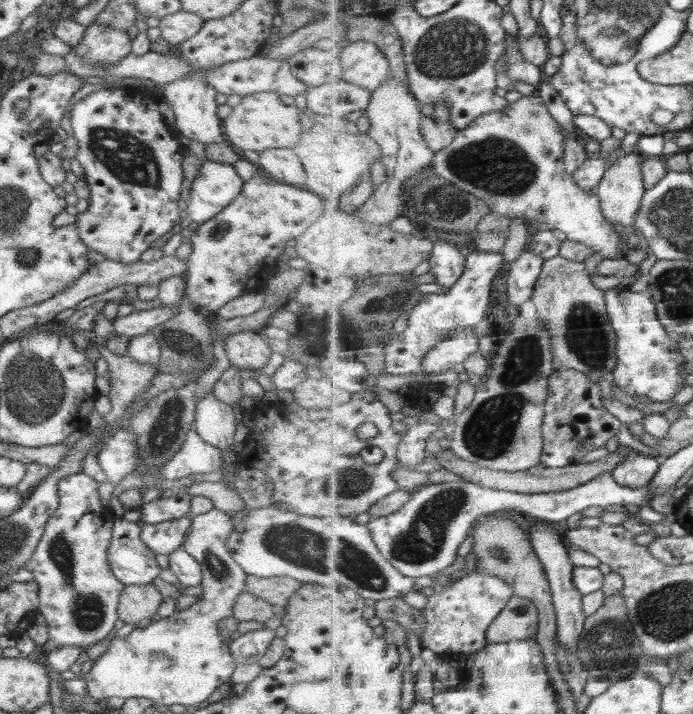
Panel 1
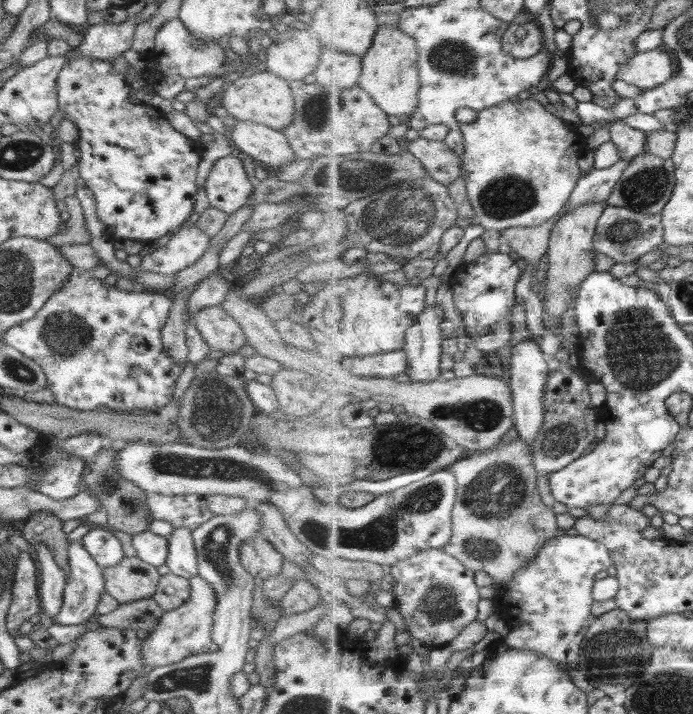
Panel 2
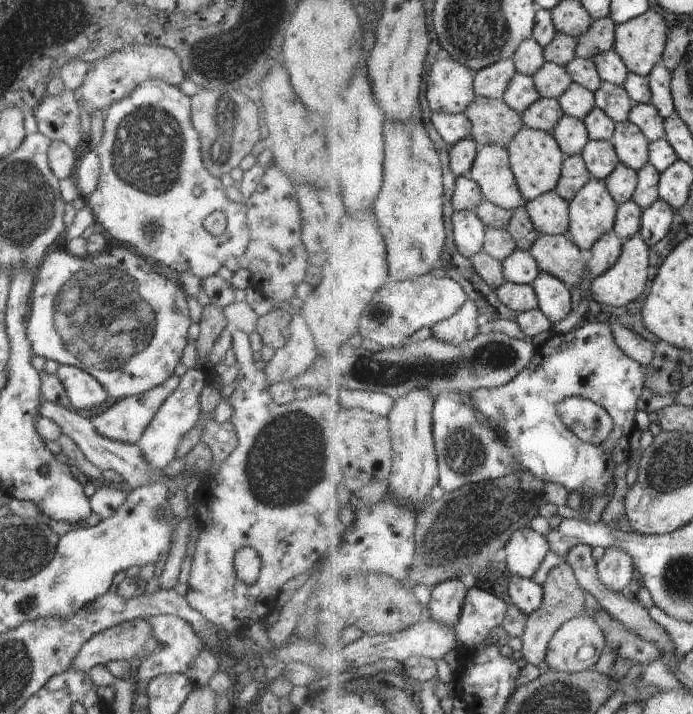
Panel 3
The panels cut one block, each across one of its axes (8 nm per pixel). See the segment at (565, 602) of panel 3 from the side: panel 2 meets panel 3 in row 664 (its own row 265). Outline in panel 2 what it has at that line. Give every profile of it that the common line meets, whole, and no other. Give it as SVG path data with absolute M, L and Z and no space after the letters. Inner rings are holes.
M554 218L540 227L510 227L502 231L502 237L509 242L512 250L538 269L542 258L548 254L554 227L558 224Z

